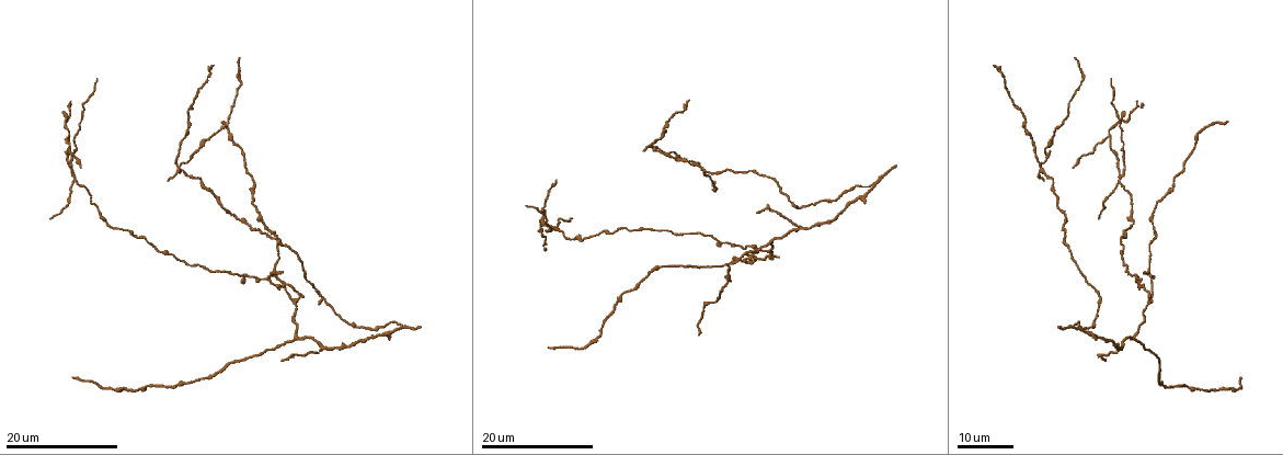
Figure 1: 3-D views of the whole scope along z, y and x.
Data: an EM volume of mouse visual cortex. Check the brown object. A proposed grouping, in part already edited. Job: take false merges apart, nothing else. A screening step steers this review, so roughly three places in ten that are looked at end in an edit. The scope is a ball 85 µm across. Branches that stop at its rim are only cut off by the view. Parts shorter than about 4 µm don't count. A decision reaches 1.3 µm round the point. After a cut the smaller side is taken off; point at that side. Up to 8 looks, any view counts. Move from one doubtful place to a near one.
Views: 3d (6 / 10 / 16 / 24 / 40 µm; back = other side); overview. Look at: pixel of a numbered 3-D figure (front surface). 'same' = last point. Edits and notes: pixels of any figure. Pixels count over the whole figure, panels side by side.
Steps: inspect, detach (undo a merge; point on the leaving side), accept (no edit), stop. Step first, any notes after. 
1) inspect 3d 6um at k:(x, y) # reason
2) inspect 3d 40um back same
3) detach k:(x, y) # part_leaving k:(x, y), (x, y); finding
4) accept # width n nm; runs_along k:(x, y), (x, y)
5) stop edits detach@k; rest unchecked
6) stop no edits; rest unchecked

inspect 3d 24um at 1:(770, 241) # three-way junction

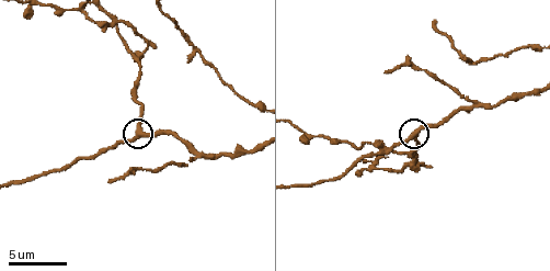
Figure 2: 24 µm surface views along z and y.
inspect 3d 6um at 2:(138, 132)

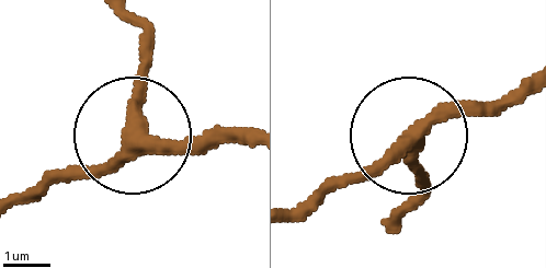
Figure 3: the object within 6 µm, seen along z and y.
accept # side_arm 55 um; runs_along 3:(242, 142), (136, 139), (46, 194); all the same cell

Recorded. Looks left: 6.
inspect 3d 6um at 2:(474, 104)

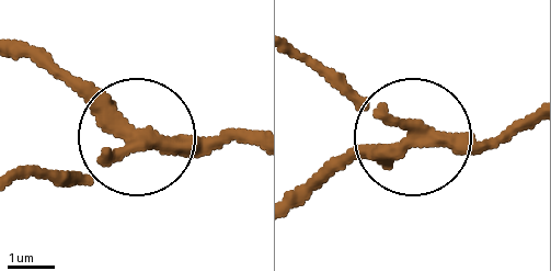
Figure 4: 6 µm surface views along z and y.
accept # width 290 nm; runs_along 4:(253, 134), (147, 134), (88, 177), (57, 181); continuous, no second cell

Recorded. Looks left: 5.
inspect 3d 6um at 2:(133, 55) # arms part here

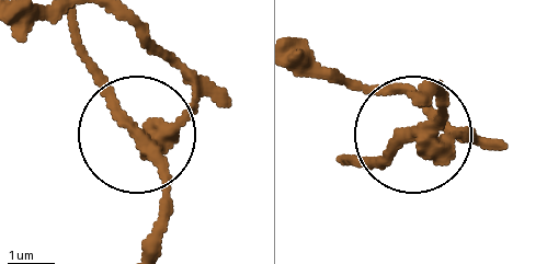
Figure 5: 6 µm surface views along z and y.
inspect 3d 6um back at 5:(142, 133) # from behind

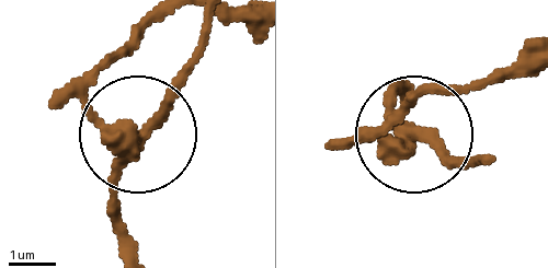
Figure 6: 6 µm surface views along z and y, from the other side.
detach 6:(83, 95) # side_arm 47 um; two cells meet here

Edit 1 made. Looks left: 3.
inspect 3d 16um at 1:(1041, 167) # arms run side by side

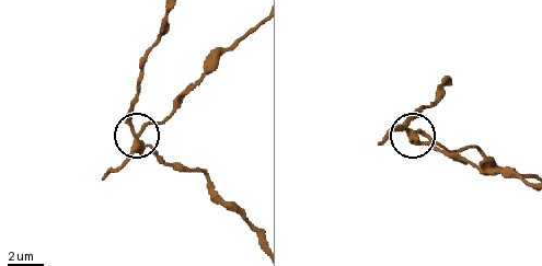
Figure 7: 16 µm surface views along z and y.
inspect 3d 10um at 7:(135, 133)

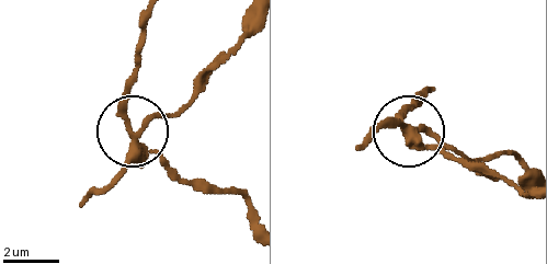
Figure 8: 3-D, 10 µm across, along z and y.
inspect 3d 10um back at 8:(136, 136)

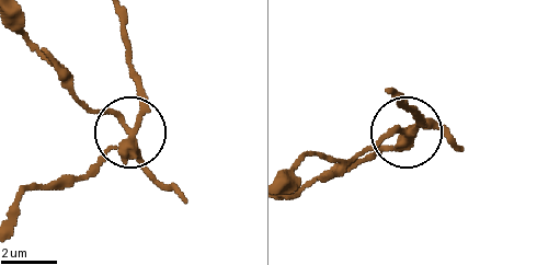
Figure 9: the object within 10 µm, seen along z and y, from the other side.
detach 9:(150, 175) # width 300 nm; part_leaving 9:(408, 137), (386, 135), (349, 159), (308, 153), (287, 170); two cells meet here

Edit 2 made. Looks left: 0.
stop edits detach@6, detach@9; rest unchecked

